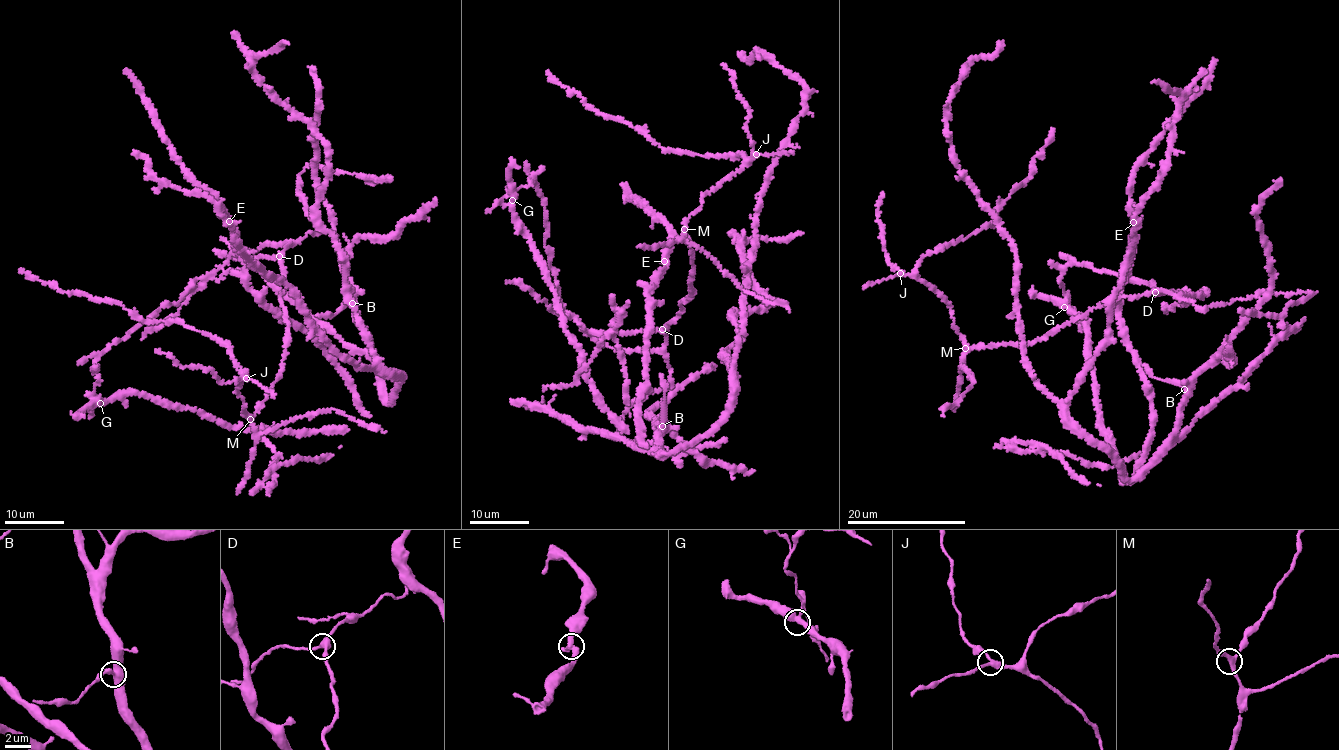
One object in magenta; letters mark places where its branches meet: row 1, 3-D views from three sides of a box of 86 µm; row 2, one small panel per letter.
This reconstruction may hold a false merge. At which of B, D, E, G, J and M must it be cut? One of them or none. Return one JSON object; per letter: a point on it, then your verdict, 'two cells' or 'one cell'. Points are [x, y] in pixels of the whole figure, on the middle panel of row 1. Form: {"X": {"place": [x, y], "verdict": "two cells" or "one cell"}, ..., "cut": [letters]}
{"B": {"place": [662, 426], "verdict": "one cell"}, "D": {"place": [662, 329], "verdict": "one cell"}, "E": {"place": [664, 261], "verdict": "one cell"}, "G": {"place": [512, 200], "verdict": "one cell"}, "J": {"place": [756, 154], "verdict": "one cell"}, "M": {"place": [684, 229], "verdict": "one cell"}, "cut": []}

